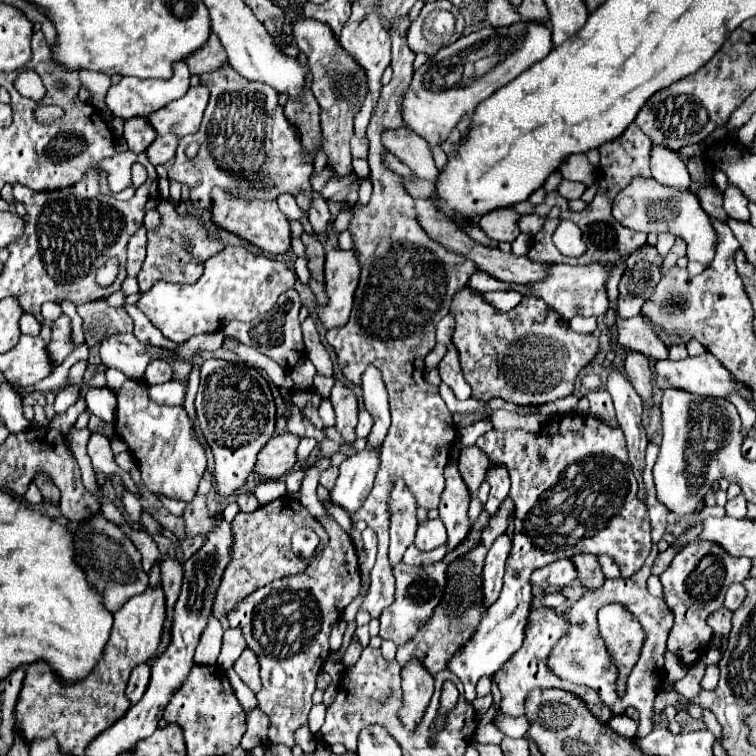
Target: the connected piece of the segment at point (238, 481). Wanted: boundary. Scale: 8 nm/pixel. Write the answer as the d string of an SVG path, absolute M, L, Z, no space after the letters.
M218 358L204 360L200 368L200 388L196 394L196 412L202 434L214 454L216 492L224 500L240 490L256 462L256 454L266 446L276 428L276 404L268 382L260 372L246 364Z

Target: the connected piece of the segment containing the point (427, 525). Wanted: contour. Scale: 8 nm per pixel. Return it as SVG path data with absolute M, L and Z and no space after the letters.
M440 518L436 520L426 520L424 524L418 526L418 532L416 532L416 540L414 544L426 552L426 550L434 550L438 546L444 546L446 544L446 528L442 524Z

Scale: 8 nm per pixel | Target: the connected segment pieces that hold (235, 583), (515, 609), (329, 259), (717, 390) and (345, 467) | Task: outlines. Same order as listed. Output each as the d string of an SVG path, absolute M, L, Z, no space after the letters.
M292 496L276 498L274 502L260 506L256 512L246 514L238 512L232 520L232 532L234 532L234 546L232 546L232 560L224 570L222 584L218 588L218 596L214 600L214 618L220 618L228 614L240 600L244 600L250 592L258 590L260 586L266 586L278 578L300 574L306 570L308 562L298 560L290 548L290 536L294 528L298 526L310 526L314 532L318 532L320 542L317 551L321 551L328 544L328 532L322 528L322 524L306 510L302 502L298 502Z
M566 412L566 414L554 414L540 432L492 430L482 434L476 440L476 444L488 454L492 464L498 464L498 462L506 464L512 480L510 498L514 500L514 506L518 504L518 514L516 514L516 528L514 528L514 544L506 560L504 588L500 592L500 598L488 608L470 644L466 644L460 652L456 652L448 664L448 670L462 680L466 690L466 700L470 702L476 698L476 692L474 692L476 682L482 676L490 676L498 672L510 660L510 656L514 656L514 652L520 650L524 642L528 616L534 600L532 582L530 582L530 576L534 570L544 568L560 558L570 558L582 552L590 552L590 554L606 554L614 558L622 572L622 578L628 578L634 572L638 572L638 568L642 568L646 556L650 554L650 544L652 544L648 508L636 496L638 484L632 472L632 464L628 460L626 438L620 428L612 428L600 418L590 414Z
M342 248L330 250L326 254L324 272L326 272L326 292L330 302L324 308L324 312L318 312L318 316L326 328L342 326L350 316L354 292L360 280L358 252Z
M704 352L702 356L696 356L696 358L688 356L686 360L680 360L680 362L660 360L660 362L656 362L654 370L656 370L656 384L662 390L676 386L676 388L682 388L682 390L688 390L688 392L694 392L694 394L700 394L700 396L712 396L712 398L726 398L734 390L734 392L742 394L748 402L752 400L752 390L746 384L734 380L732 374L710 352Z
M366 446L364 450L356 452L354 456L348 456L340 464L340 476L330 492L332 500L338 506L342 506L348 512L360 508L360 504L370 494L374 476L380 468L380 454L382 454L382 446L376 448Z

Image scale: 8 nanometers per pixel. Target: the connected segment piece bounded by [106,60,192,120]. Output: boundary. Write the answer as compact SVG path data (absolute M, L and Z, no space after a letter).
M180 60L176 66L174 66L174 76L170 80L154 80L154 78L148 78L148 80L140 80L140 78L134 78L134 76L124 76L118 84L110 86L108 94L106 94L106 104L110 108L110 112L114 112L116 116L120 118L132 118L132 116L150 116L152 112L156 112L158 108L166 106L168 102L172 100L178 100L182 98L188 88L190 88L190 70L188 70L188 64L186 60Z

